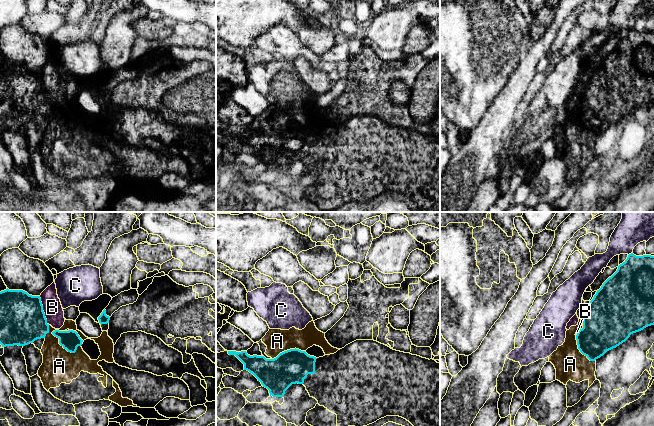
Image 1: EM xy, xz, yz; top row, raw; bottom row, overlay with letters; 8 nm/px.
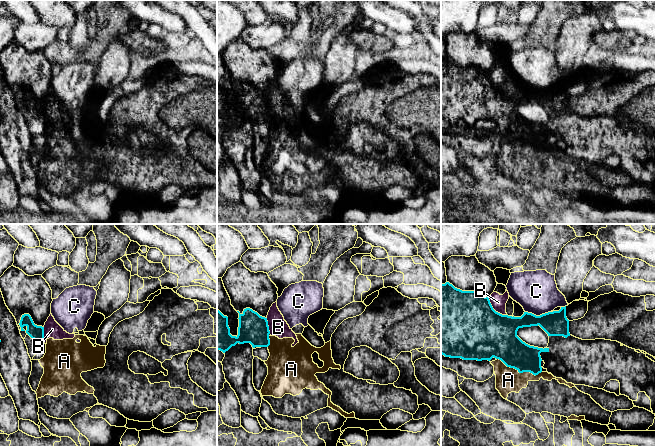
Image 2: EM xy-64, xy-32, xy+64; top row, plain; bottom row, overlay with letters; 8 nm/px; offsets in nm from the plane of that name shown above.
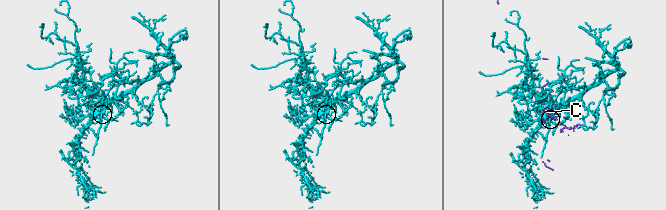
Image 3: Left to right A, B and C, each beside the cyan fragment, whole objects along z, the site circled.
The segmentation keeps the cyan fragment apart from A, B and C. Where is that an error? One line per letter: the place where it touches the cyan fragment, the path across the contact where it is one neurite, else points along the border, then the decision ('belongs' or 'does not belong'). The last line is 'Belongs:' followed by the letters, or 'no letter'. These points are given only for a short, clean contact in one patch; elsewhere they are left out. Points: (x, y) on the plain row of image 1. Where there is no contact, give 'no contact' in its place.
A: meets cyan in xy at (65, 124); does not belong
B: meets cyan in xy at (42, 86); does not belong
C: meets cyan in yz at (629, 30); does not belong
Belongs: no letter

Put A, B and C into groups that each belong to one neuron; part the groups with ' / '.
A B / C

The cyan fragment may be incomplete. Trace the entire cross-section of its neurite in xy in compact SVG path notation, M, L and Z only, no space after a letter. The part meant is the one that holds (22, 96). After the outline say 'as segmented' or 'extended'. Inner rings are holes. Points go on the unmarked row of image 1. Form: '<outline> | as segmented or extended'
M23 66L0 68L0 120L6 122L25 122L37 115L45 114L49 100L43 87L40 72L32 72Z | as segmented

